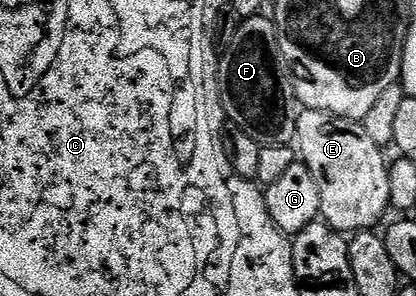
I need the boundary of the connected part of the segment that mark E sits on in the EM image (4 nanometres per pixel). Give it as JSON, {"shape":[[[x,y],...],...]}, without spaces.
{"shape":[[[303,109],[300,114],[293,137],[302,164],[307,165],[313,179],[317,179],[322,220],[344,235],[374,230],[375,224],[391,209],[391,170],[389,161],[383,158],[384,150],[369,139],[369,131],[365,131],[358,120],[316,109]]]}

